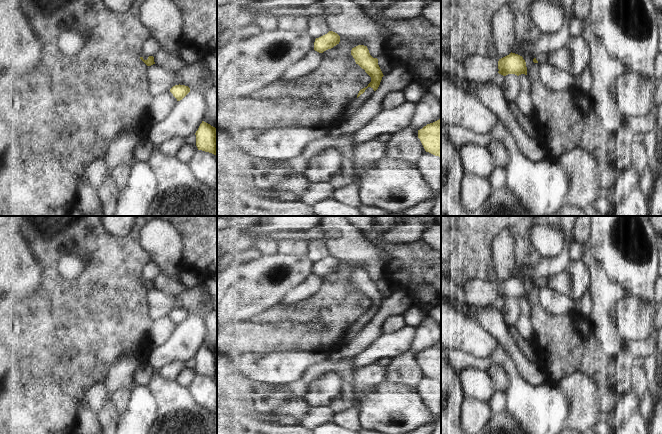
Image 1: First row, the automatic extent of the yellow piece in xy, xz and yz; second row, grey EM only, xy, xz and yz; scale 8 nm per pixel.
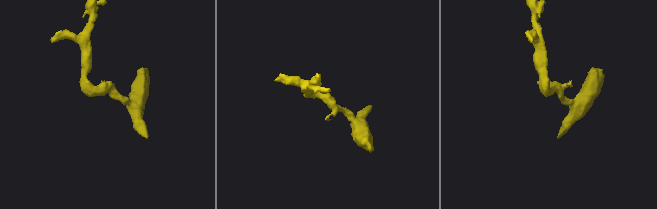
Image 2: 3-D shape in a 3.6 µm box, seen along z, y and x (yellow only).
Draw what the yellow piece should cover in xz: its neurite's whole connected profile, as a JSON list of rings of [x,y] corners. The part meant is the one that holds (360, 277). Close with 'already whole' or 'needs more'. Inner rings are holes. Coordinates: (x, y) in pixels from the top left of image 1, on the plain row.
[[[358,269],[351,274],[351,279],[365,296],[371,301],[371,306],[367,311],[361,313],[357,319],[357,323],[351,328],[347,334],[345,344],[350,344],[363,331],[363,329],[374,319],[378,313],[382,301],[384,300],[379,289],[378,283],[373,282],[367,270]]] | needs more

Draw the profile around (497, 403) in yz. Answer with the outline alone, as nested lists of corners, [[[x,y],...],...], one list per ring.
[[[507,392],[495,393],[493,396],[490,397],[487,404],[491,411],[491,416],[496,416],[505,412],[507,397],[511,394],[512,393]]]

